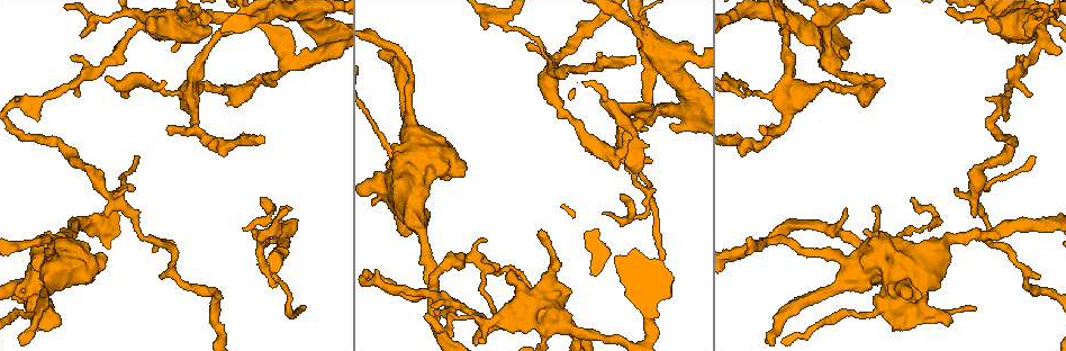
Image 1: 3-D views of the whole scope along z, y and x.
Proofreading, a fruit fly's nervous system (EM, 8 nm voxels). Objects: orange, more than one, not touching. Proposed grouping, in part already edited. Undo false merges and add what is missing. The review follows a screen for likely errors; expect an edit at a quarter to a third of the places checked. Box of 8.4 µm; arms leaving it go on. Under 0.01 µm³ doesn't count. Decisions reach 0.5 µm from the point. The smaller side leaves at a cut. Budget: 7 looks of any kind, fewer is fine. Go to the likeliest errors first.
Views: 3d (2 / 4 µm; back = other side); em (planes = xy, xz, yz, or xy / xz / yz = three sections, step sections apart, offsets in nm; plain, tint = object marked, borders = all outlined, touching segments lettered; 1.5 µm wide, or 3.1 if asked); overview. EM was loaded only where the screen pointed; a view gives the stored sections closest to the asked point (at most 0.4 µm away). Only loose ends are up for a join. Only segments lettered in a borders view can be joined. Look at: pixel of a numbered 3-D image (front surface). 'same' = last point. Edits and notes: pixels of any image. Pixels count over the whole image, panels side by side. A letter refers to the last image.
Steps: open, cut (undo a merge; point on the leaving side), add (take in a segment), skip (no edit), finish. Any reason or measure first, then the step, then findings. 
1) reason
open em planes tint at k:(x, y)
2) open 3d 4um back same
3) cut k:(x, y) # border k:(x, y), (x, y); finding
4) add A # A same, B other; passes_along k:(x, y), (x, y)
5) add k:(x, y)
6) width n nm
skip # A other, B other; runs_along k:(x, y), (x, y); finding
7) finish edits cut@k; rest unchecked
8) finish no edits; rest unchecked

side arm on a straight run
open em xy step 8 tint at 1:(501, 22)

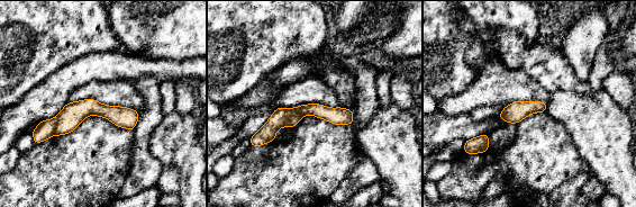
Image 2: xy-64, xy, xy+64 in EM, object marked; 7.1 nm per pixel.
cut it another way
open em xz step 4 borders same

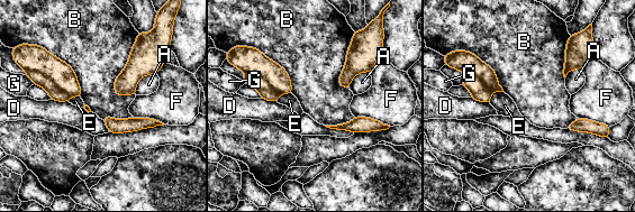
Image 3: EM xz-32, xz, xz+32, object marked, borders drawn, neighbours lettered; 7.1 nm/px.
cut 3:(41, 80) # A other, B other, D other, E other, F other, G other; border 3:(30, 70), (43, 73), (71, 97); two neurons meet here

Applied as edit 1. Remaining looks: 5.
see it whole again
open overview

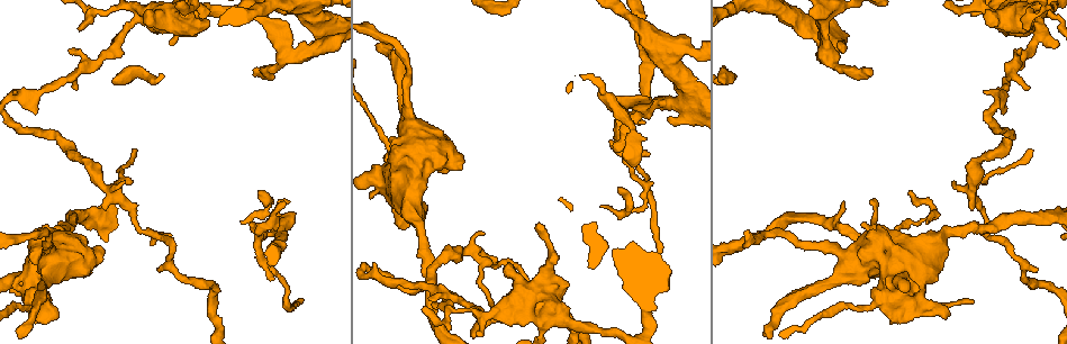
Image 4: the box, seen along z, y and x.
branch stops here
open em xy step 4 borders at 4:(616, 151)

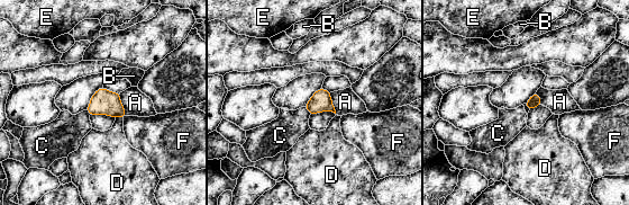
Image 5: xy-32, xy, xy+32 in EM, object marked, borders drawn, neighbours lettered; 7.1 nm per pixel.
skip # A other, B other, C other, D other, E other, F other; border 5:(119, 94), (119, 100), (126, 115); none of them fits

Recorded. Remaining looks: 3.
thin end
open 3d 2um at 4:(661, 252)

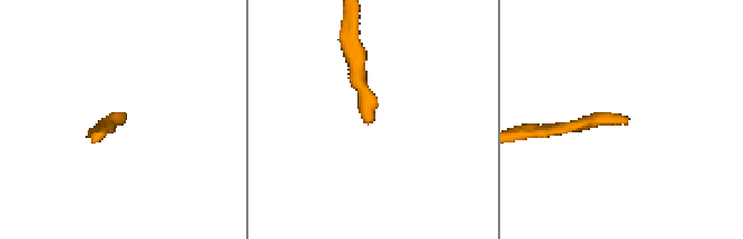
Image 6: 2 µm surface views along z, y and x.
shape alone is not enough
open em xz step 4 borders at 6:(625, 123)

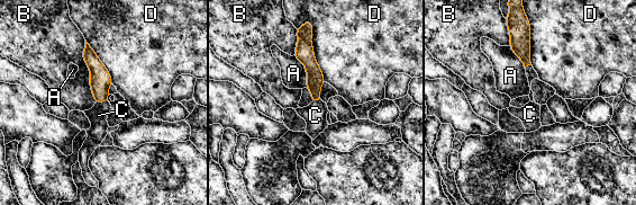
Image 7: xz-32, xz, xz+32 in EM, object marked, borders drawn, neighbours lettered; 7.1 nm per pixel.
another direction
open em planes borders same

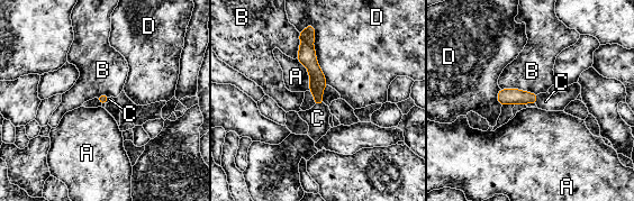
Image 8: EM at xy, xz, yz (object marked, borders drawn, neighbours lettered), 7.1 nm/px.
longest_contact D 440 nm
add C # A other, B other, C same, D other; passes_along 8:(505, 96), (536, 99), (545, 101); the neuron continues

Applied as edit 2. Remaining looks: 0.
finish edits cut@3, add@8; rest unchecked

